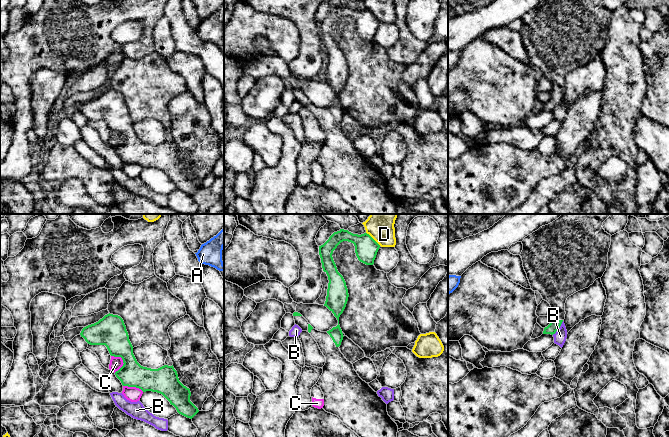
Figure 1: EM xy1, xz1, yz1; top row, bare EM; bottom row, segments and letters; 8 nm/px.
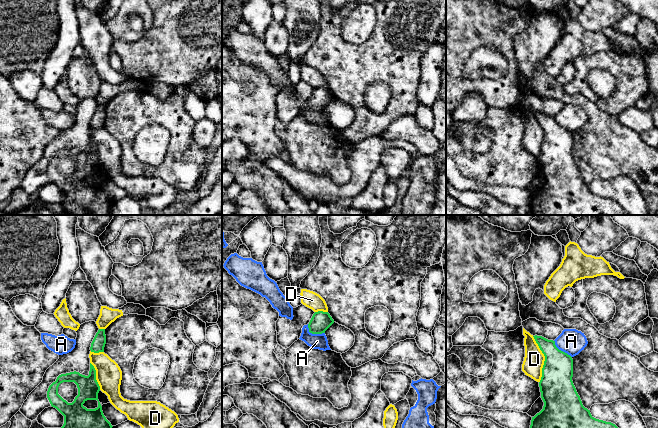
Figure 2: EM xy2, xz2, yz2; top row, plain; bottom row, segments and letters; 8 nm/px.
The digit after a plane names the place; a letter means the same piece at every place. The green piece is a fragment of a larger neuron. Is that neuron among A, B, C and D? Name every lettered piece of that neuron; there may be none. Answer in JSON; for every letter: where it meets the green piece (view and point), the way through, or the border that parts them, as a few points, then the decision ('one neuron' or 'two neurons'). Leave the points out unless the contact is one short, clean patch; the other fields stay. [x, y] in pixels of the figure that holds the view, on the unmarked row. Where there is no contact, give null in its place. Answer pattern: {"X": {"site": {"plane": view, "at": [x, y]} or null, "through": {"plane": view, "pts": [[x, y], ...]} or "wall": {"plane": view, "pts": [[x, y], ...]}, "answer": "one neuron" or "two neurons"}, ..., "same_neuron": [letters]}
{"A": {"site": {"plane": "xz2", "at": [313, 109]}, "wall": {"plane": "xz2", "pts": [[307, 100], [310, 108], [324, 109]]}, "answer": "two neurons"}, "B": {"site": {"plane": "yz1", "at": [559, 103]}, "answer": "two neurons"}, "C": {"site": {"plane": "xy1", "at": [123, 137]}, "answer": "two neurons"}, "D": {"site": {"plane": "yz2", "at": [545, 135]}, "answer": "two neurons"}, "same_neuron": []}

